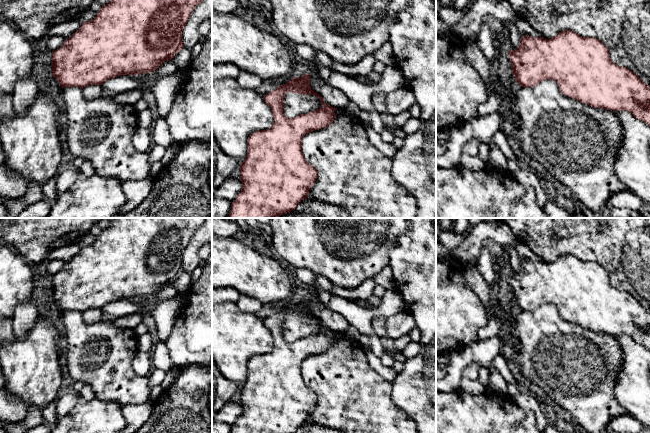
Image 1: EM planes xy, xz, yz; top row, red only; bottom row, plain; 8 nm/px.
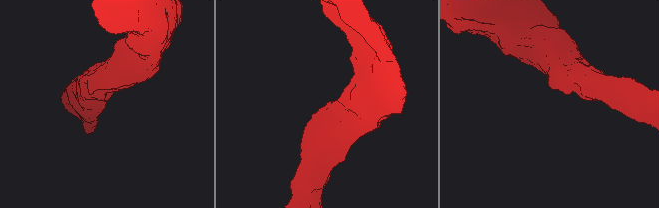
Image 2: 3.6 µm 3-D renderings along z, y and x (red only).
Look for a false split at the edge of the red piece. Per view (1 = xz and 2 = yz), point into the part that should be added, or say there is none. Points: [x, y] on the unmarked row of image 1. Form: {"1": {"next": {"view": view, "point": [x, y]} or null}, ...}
{"1": {"next": null}, "2": {"next": null}}

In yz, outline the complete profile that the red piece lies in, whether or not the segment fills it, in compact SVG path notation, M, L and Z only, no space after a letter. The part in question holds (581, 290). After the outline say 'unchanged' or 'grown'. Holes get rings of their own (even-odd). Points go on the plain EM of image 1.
M572 254L550 263L523 259L518 271L508 275L508 281L520 311L534 312L544 304L552 304L569 322L594 332L628 335L650 350L650 310L628 292L612 286L607 271L596 262L582 261Z | unchanged

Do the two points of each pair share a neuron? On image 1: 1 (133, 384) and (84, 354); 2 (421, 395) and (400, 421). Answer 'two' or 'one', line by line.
1: one
2: two

